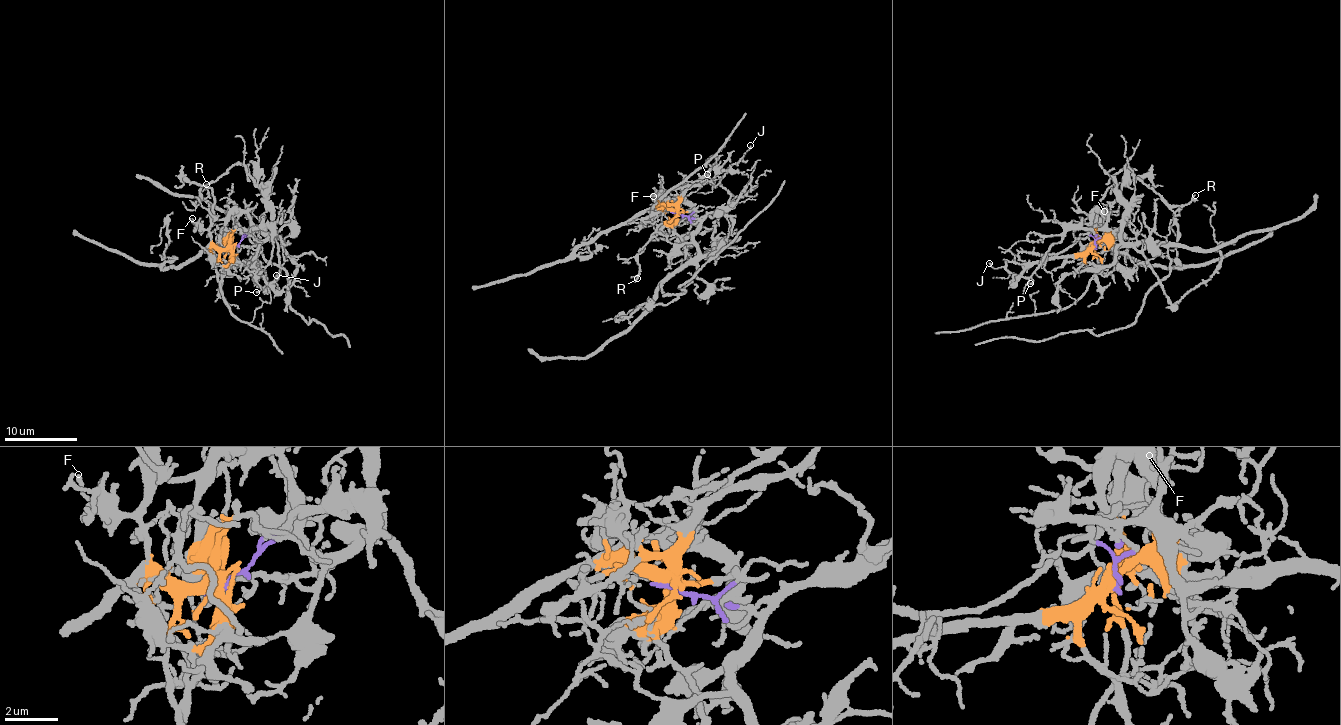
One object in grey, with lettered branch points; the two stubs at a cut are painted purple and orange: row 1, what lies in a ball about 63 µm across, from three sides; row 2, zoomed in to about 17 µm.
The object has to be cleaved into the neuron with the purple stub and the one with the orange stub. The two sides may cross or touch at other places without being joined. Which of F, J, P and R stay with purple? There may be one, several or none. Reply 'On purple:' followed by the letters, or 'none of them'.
On purple: P, R

